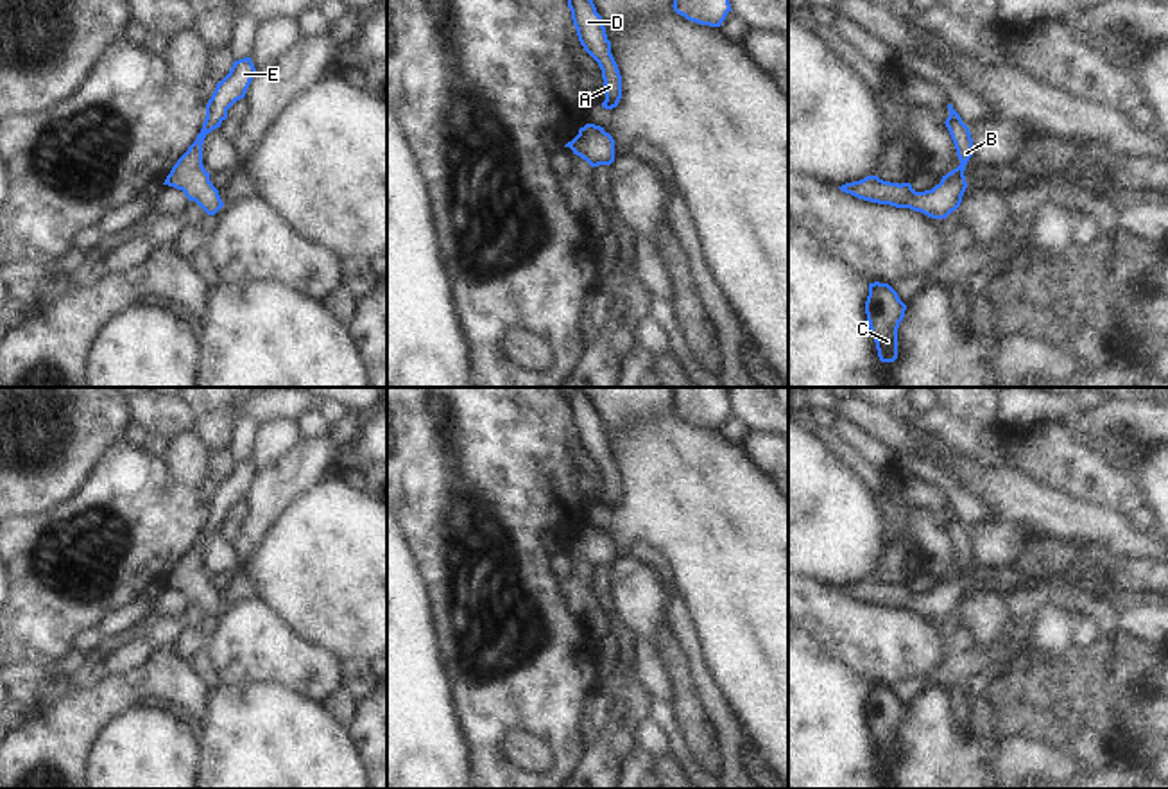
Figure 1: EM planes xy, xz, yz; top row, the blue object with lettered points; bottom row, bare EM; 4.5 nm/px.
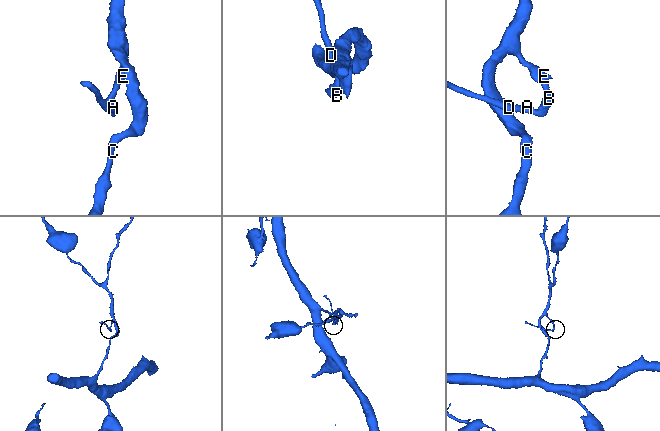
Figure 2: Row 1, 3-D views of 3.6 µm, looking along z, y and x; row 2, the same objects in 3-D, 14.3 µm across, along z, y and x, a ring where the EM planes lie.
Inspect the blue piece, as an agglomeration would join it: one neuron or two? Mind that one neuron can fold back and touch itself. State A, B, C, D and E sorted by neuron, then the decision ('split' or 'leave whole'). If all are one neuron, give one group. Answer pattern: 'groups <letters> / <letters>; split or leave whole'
groups A B C D E; leave whole

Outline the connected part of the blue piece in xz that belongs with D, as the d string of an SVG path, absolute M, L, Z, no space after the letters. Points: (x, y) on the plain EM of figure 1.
M580 387L571 389L568 409L571 412L571 421L580 447L602 472L605 491L602 509L613 511L622 500L622 477L611 455L611 443L607 441L602 418L597 414L593 402L582 393Z

